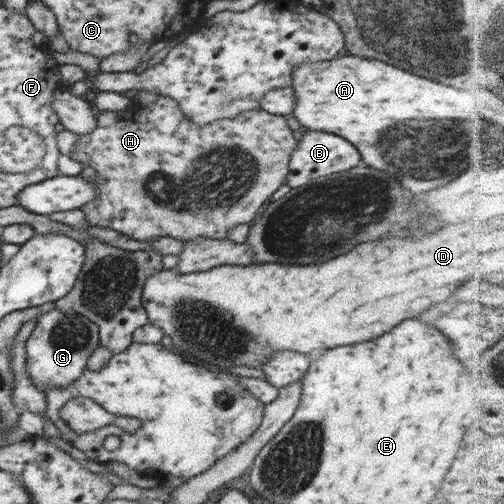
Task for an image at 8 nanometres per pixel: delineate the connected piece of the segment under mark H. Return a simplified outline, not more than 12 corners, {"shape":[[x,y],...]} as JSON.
{"shape":[[102,111],[79,208],[148,241],[227,239],[287,182],[282,115]]}

